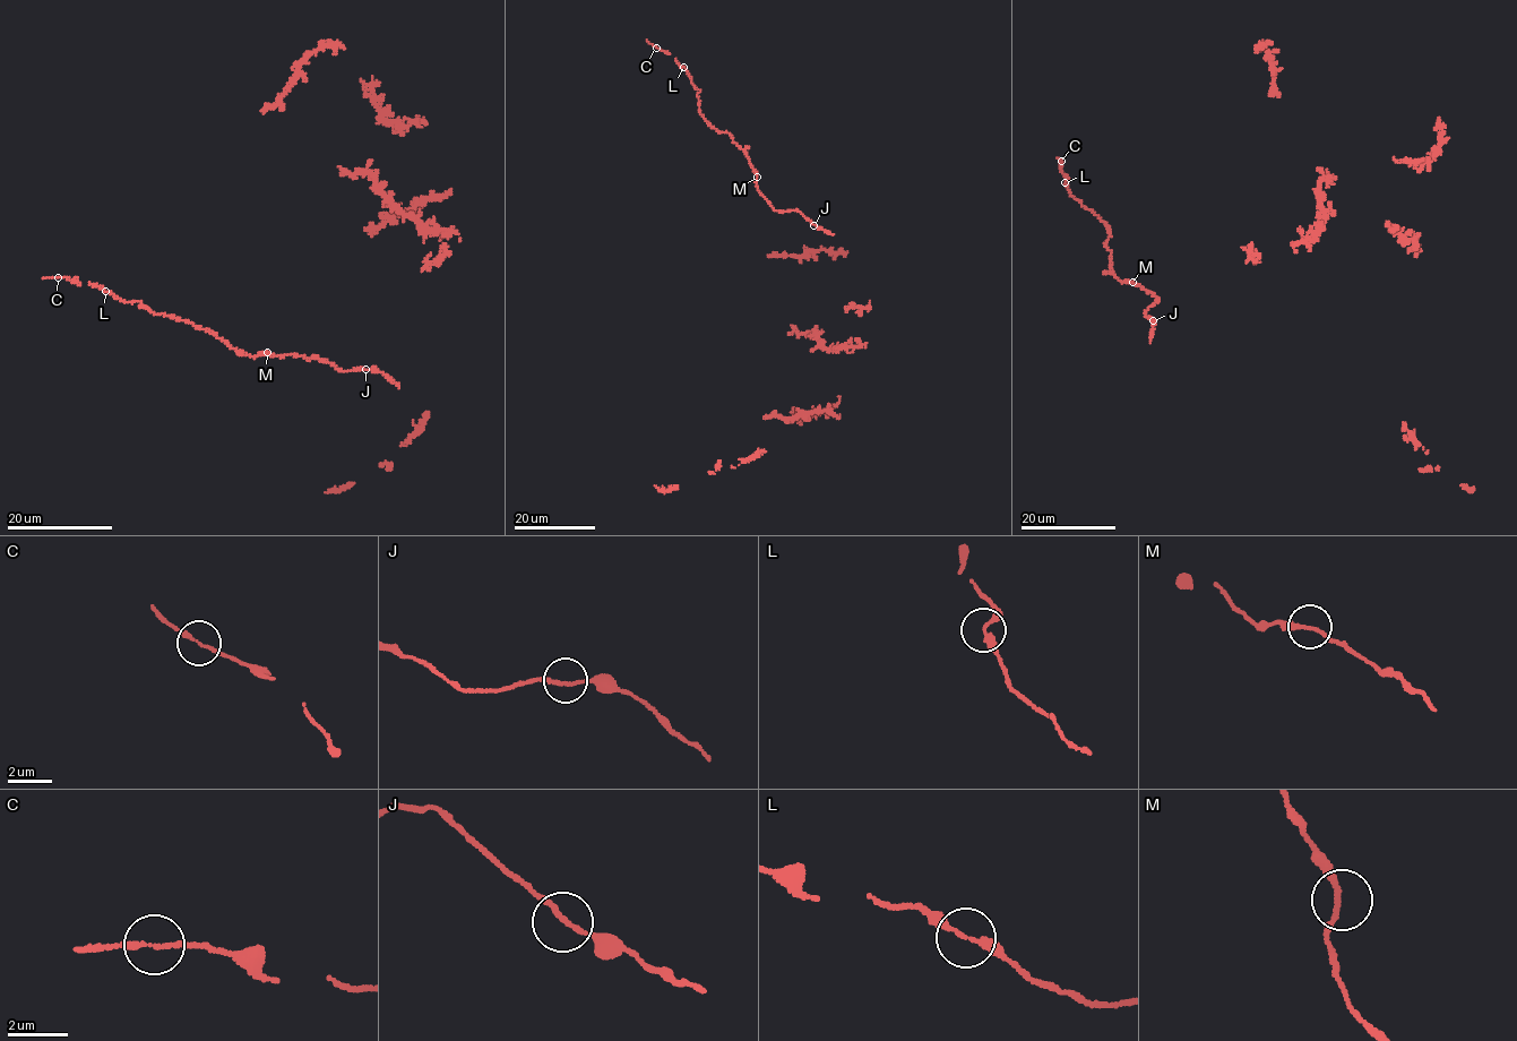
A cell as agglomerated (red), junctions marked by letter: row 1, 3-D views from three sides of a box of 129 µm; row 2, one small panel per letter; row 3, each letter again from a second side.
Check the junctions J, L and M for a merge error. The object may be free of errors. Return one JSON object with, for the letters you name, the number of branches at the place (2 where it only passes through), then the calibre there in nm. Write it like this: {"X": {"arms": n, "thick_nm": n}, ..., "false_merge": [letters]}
{"false_merge": []}

